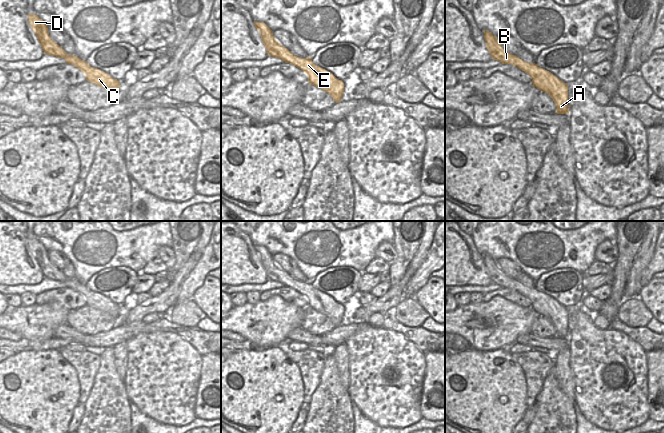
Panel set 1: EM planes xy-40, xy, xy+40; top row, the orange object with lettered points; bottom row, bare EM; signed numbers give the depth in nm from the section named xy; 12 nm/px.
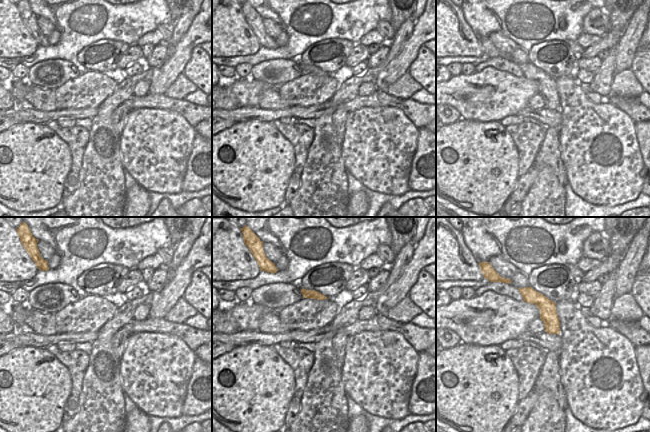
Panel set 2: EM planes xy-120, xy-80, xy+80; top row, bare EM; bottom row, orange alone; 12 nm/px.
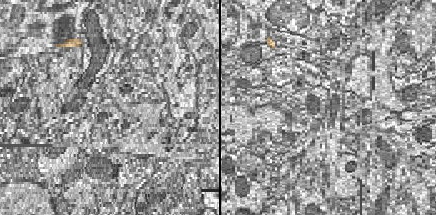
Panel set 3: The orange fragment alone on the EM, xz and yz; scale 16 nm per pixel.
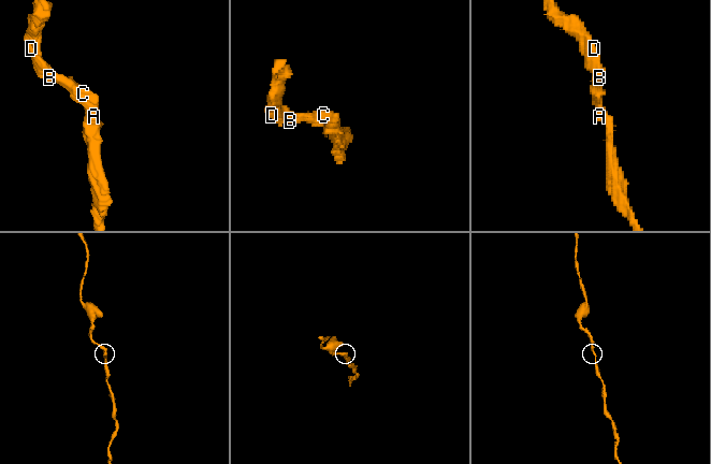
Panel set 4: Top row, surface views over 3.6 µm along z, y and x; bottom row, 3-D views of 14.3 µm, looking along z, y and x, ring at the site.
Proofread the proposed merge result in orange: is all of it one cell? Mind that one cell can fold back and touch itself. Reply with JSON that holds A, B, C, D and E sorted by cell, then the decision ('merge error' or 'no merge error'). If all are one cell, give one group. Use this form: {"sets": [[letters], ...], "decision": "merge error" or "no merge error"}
{"sets": [["A", "B", "C", "D", "E"]], "decision": "no merge error"}

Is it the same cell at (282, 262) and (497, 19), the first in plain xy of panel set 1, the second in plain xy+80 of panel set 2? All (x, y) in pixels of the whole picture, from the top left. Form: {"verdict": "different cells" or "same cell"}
{"verdict": "different cells"}

